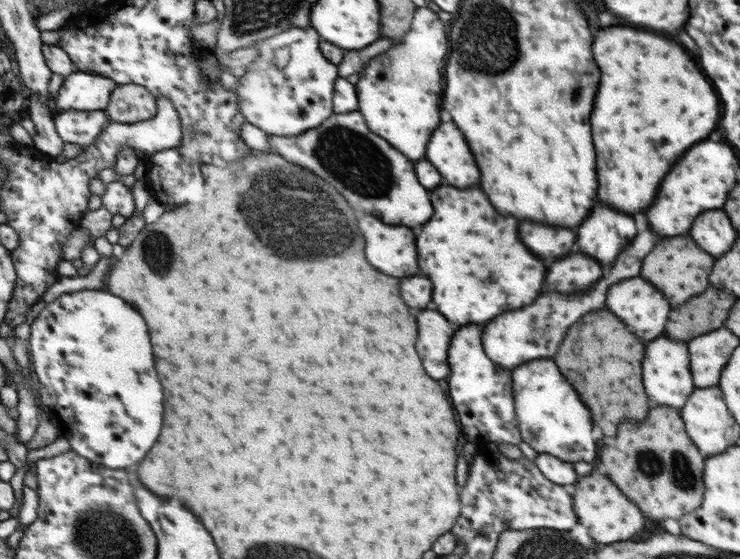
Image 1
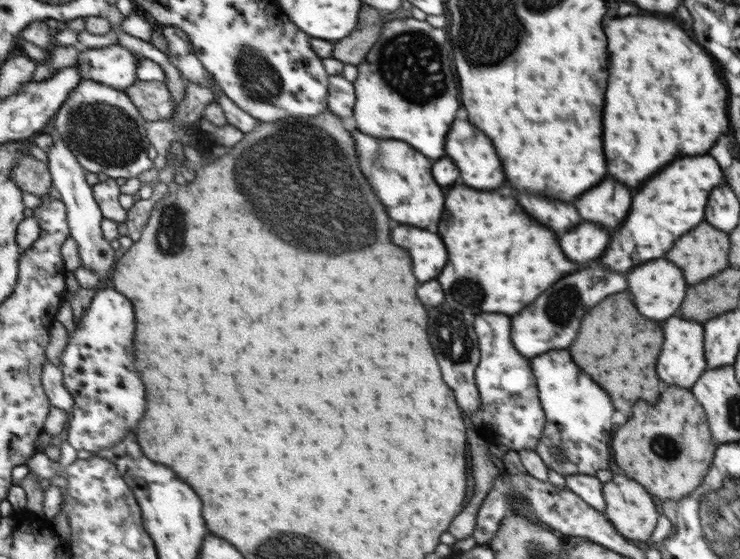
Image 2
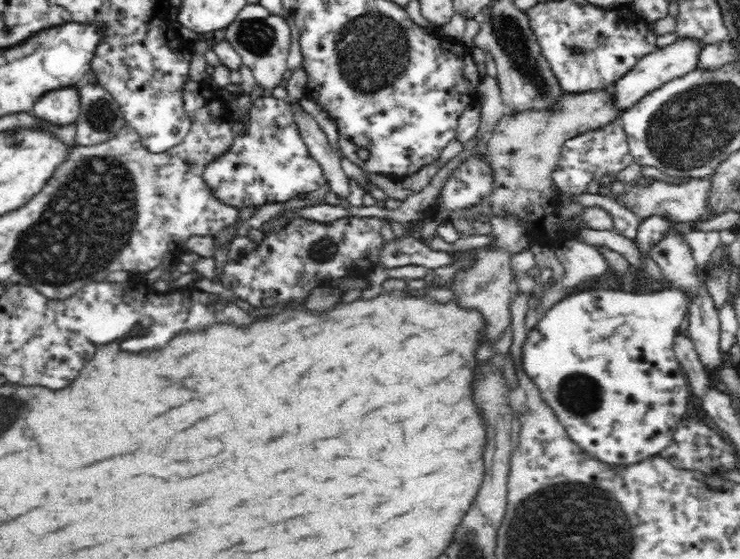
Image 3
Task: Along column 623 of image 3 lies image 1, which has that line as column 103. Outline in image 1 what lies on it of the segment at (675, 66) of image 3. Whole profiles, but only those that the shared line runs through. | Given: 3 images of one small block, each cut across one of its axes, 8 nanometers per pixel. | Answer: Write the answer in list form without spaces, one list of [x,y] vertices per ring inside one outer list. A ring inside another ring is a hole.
[[[78,70],[66,77],[61,90],[54,97],[54,112],[106,110],[118,85],[118,82],[107,76]]]

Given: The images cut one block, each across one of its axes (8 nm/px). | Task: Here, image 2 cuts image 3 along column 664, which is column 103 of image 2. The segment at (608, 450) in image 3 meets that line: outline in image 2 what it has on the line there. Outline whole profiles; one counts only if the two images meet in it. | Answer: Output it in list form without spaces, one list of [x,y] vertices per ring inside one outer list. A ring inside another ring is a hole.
[[[114,286],[100,289],[82,322],[69,334],[60,356],[63,384],[74,404],[64,438],[76,450],[97,451],[119,444],[139,424],[147,410],[143,380],[135,370],[135,312],[133,302]]]

